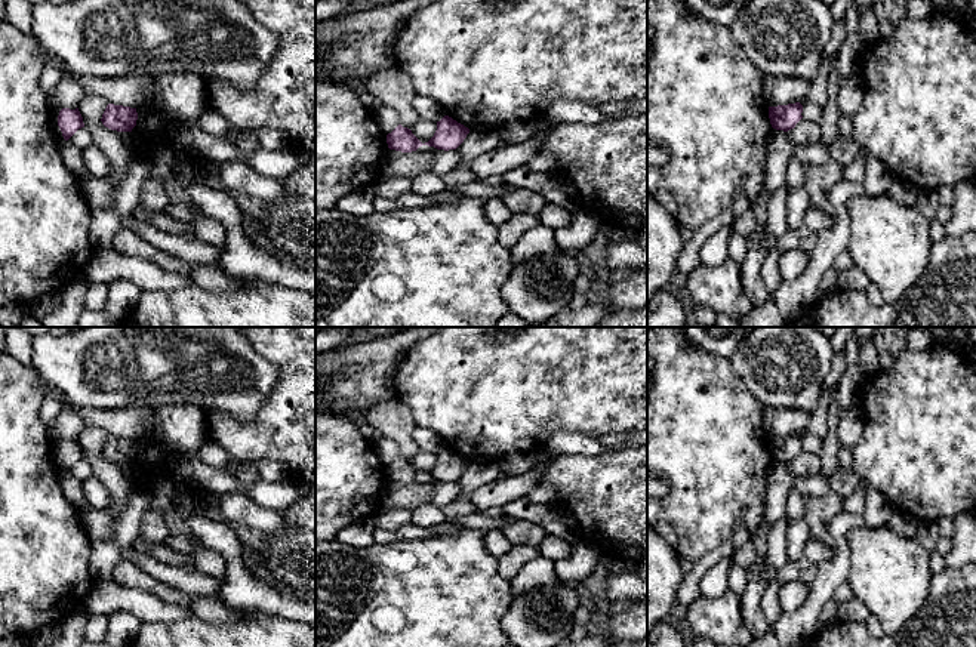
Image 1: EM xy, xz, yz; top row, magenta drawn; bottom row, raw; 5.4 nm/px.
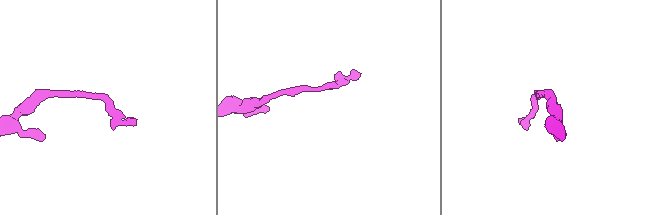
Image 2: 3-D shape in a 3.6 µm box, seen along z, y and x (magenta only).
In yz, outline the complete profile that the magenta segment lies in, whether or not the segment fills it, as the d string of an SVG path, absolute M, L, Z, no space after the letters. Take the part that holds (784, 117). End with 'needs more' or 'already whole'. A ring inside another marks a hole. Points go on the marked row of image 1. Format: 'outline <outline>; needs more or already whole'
outline M800 102L769 107L770 124L776 130L788 132L803 118L803 105Z; already whole

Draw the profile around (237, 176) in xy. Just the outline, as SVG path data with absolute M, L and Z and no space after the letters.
M241 160L224 163L221 178L227 191L243 192L267 204L290 197L281 179L261 175Z

